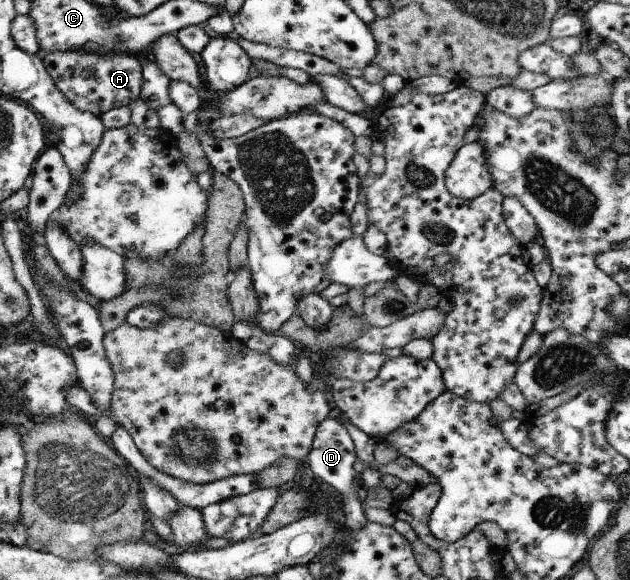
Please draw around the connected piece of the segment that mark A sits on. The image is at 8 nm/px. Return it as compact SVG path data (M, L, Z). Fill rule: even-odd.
M70 49L53 52L43 58L46 70L53 78L59 91L77 108L83 112L91 112L100 117L104 113L138 100L142 90L142 65L139 55L129 52L114 54L98 54L90 51ZM95 65L97 73L93 77L83 77L85 67Z

